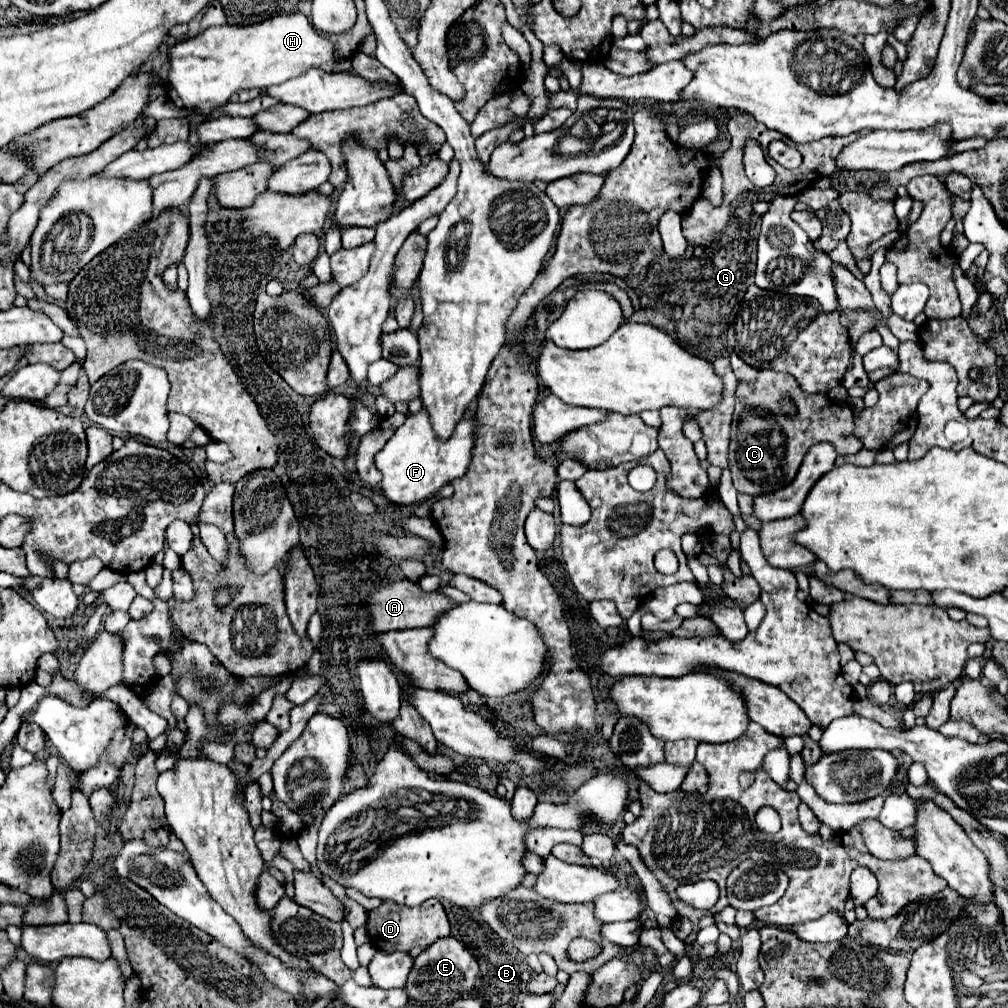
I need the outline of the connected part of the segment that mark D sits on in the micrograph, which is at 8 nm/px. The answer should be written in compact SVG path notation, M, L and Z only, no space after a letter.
M427 900L415 908L403 908L393 902L383 902L379 908L367 914L367 934L377 950L409 952L411 948L423 948L443 936L449 936L449 920L439 900Z

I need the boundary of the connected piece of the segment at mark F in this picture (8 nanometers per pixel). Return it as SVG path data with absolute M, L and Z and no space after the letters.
M425 410L409 416L403 426L391 436L391 440L383 446L381 452L375 454L375 466L383 474L379 484L381 494L397 504L397 506L417 506L423 500L431 498L453 478L465 474L471 460L473 444L473 420L463 418L453 436L447 442L437 442L429 424L429 416Z

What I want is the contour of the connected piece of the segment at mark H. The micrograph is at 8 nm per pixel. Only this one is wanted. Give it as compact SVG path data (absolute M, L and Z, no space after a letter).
M293 14L293 16L275 16L261 24L253 26L211 26L197 34L195 38L183 40L169 48L169 74L167 74L167 88L175 92L175 106L187 108L199 114L209 114L215 106L223 106L229 96L237 90L245 88L269 88L275 84L281 84L283 80L289 80L293 76L299 76L301 72L309 68L323 68L325 72L345 72L351 68L351 60L339 60L333 54L333 44L319 36L315 28L309 24L307 16Z

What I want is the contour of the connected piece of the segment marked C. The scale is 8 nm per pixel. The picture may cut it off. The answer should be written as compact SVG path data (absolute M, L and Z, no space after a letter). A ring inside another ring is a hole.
M761 368L753 382L739 380L735 390L735 414L729 440L729 470L733 474L737 492L757 496L783 488L795 478L809 446L823 440L835 444L839 454L859 452L863 448L861 440L847 430L847 424L851 424L847 420L851 420L853 414L847 406L843 408L841 404L845 402L833 402L823 392L807 394L799 388L799 382L791 374L777 374L767 368ZM783 394L789 394L797 406L797 416L793 420L779 412L779 400Z

